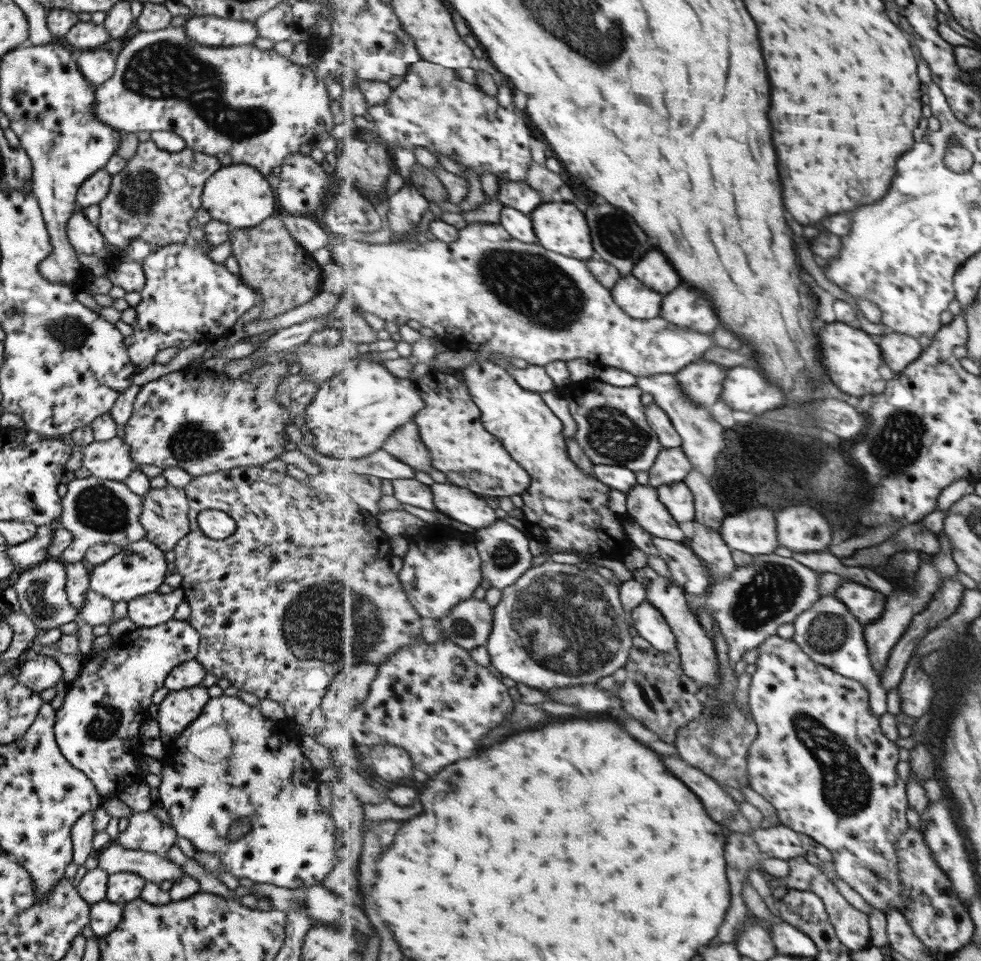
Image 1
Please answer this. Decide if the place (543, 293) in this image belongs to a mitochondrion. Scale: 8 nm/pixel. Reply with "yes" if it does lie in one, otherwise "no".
yes

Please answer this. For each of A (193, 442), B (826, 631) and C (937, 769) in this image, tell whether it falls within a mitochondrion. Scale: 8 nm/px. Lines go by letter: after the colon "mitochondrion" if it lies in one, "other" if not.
A: mitochondrion
B: mitochondrion
C: other

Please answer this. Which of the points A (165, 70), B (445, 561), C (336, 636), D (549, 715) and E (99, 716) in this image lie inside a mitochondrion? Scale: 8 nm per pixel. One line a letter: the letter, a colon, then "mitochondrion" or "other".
A: mitochondrion
B: other
C: mitochondrion
D: other
E: mitochondrion

